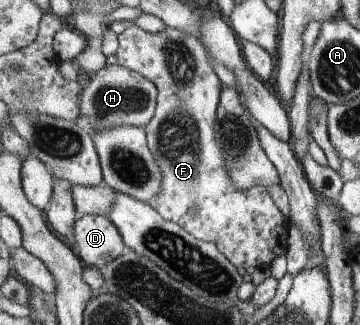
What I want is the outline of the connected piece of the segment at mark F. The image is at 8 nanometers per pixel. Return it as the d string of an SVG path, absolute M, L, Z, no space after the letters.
M136 23L119 35L119 43L118 63L140 72L153 81L159 90L155 117L145 127L152 153L163 173L162 190L149 201L151 206L199 240L214 242L236 267L265 269L276 257L286 255L289 222L276 205L271 191L266 186L238 188L231 178L225 149L218 140L217 111L223 93L223 81L211 64L206 45L196 36L170 26L160 33L151 34Z

